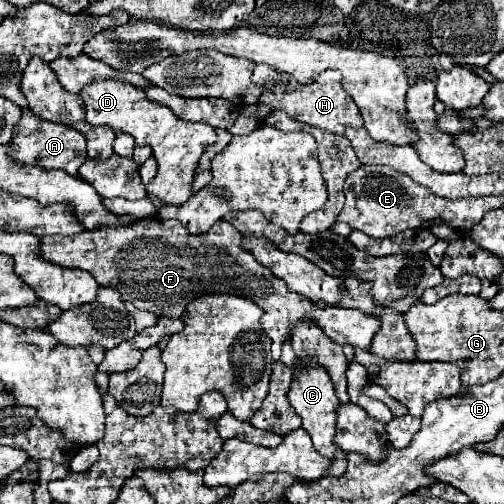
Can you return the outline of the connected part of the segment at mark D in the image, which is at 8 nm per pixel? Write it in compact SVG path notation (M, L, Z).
M98 79L80 91L86 123L108 125L114 131L124 131L136 139L136 145L148 143L158 161L158 173L154 181L146 185L148 195L162 203L182 205L192 197L192 181L198 169L198 159L208 145L216 143L216 129L206 123L186 123L178 119L168 107L152 103L144 97L144 89L130 83L120 83L120 79Z

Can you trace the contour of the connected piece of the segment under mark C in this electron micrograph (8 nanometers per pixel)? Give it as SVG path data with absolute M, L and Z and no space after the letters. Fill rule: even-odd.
M302 355L294 367L294 381L288 391L288 401L294 407L294 411L302 417L302 427L312 437L312 443L316 451L328 459L332 459L332 465L328 469L328 475L342 475L346 471L346 453L338 449L332 439L336 433L336 409L340 405L334 385L330 381L330 375L324 367L320 367L318 359L314 355Z

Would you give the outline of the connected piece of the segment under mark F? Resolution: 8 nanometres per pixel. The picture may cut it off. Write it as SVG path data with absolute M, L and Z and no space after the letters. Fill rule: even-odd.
M146 217L130 227L100 227L98 231L86 231L72 237L46 237L42 239L42 257L62 267L76 267L92 273L102 287L118 289L122 301L130 301L134 307L152 311L158 317L178 319L184 315L184 309L192 299L206 293L234 293L248 297L264 309L262 329L272 339L274 361L280 359L282 343L290 337L294 323L302 317L314 319L332 341L366 351L370 351L370 343L380 329L380 319L376 315L344 307L318 309L312 301L286 291L282 279L266 271L252 253L240 247L240 233L226 221L216 221L210 231L192 235L174 219L164 221Z

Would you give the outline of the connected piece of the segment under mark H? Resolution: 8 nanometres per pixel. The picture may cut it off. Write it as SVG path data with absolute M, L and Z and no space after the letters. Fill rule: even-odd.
M258 63L256 69L254 69L252 79L256 83L260 81L258 79L260 73L266 75L262 81L268 81L268 79L274 81L274 85L264 87L264 91L258 99L260 103L264 103L272 109L280 109L300 123L308 123L308 125L314 125L314 127L320 127L320 129L326 129L326 131L338 133L338 135L342 135L346 127L354 127L354 129L362 127L362 115L360 115L356 103L352 101L352 97L344 91L344 87L340 83L340 79L342 79L340 71L322 71L320 75L314 77L312 83L306 83L306 85L300 85L294 79L288 79L288 77L284 79L276 69L272 69L264 63Z

